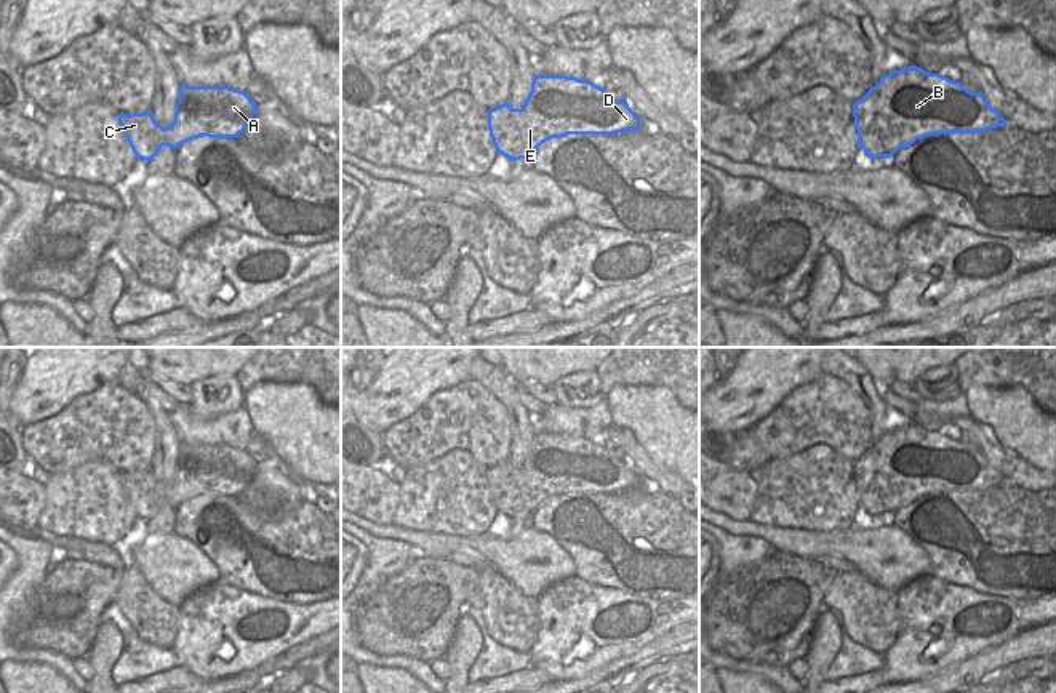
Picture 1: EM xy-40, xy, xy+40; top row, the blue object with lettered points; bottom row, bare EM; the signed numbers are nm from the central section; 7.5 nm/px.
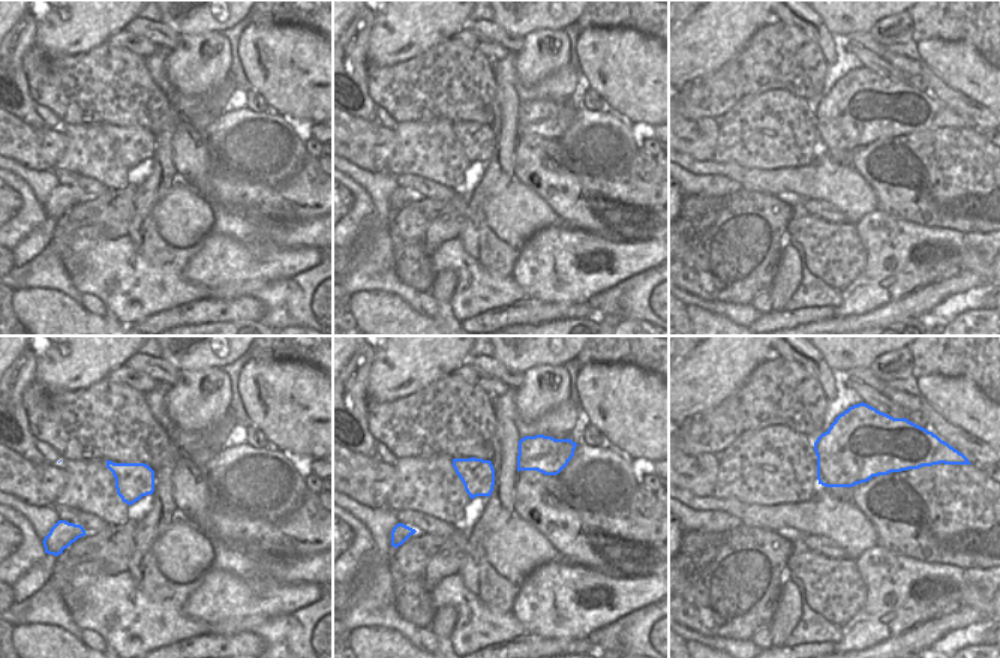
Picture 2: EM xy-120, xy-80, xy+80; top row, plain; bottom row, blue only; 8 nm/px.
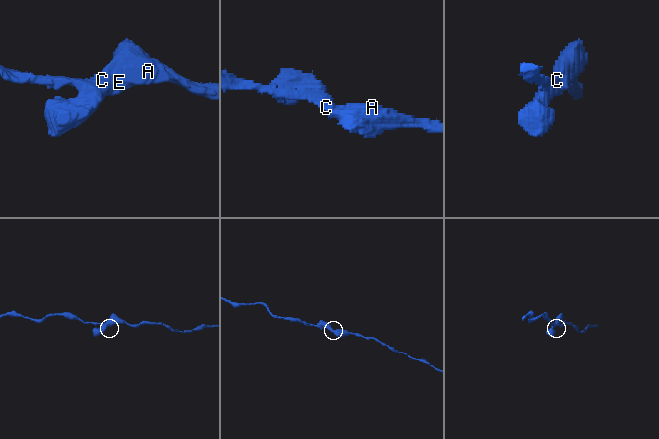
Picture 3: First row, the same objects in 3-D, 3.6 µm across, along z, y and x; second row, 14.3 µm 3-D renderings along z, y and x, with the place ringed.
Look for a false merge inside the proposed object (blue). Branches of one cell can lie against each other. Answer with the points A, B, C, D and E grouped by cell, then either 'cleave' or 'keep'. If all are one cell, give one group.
groups A B C D E; keep

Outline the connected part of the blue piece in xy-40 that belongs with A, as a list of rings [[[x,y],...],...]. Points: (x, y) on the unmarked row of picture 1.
[[[179,443],[174,480],[163,487],[152,471],[118,472],[118,482],[136,514],[152,519],[162,504],[178,507],[200,496],[238,496],[253,479],[256,463],[229,445]]]

